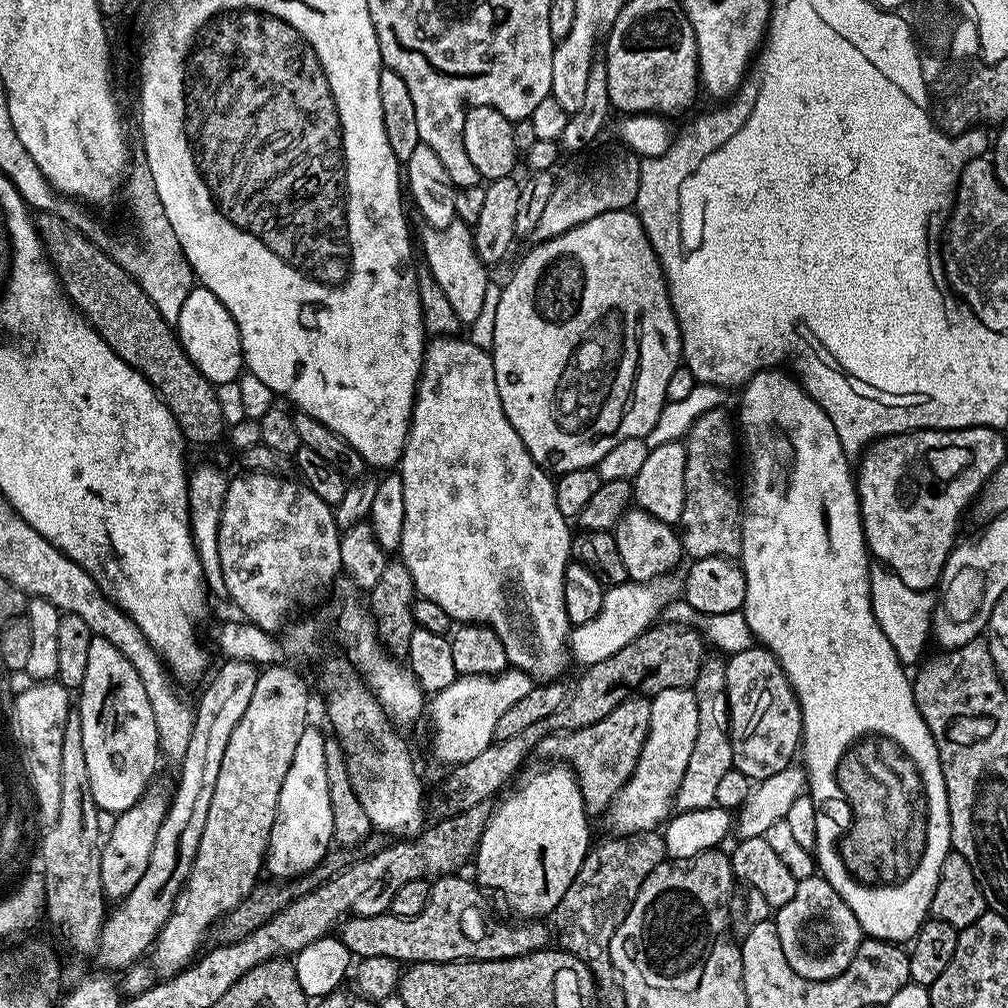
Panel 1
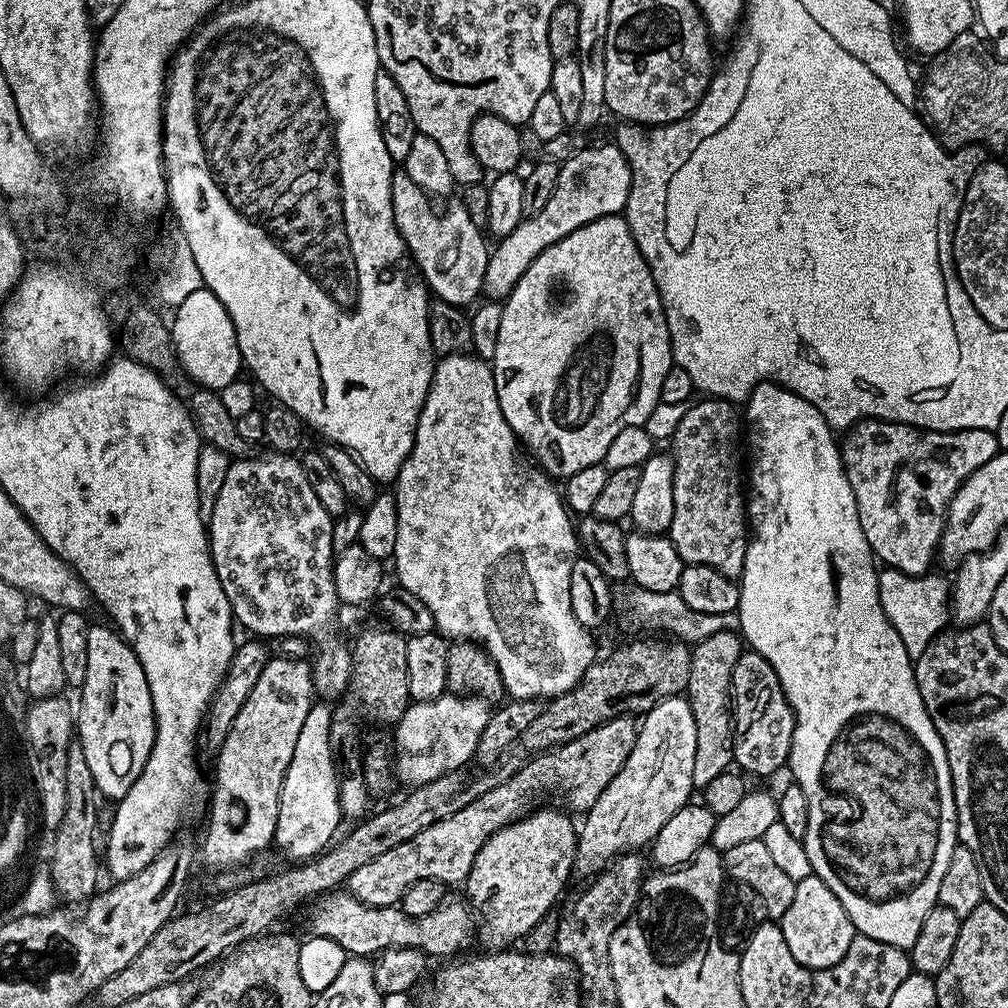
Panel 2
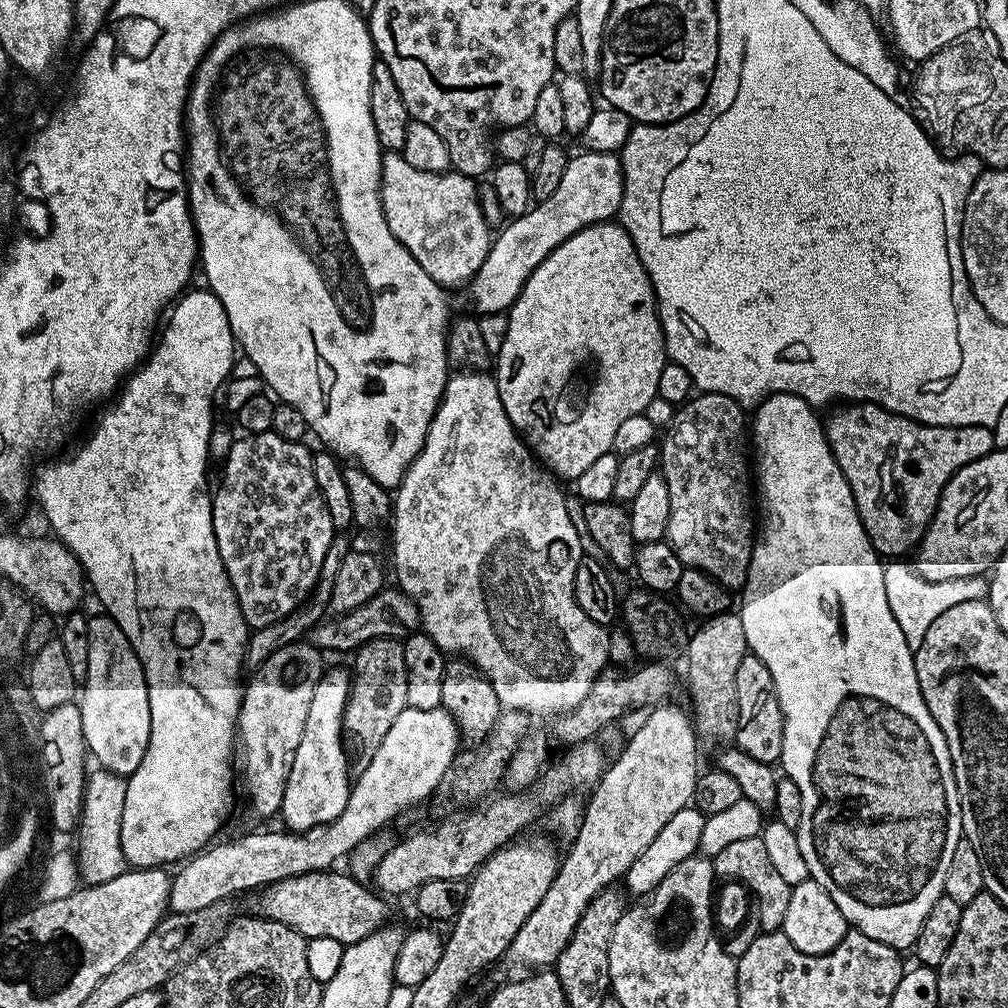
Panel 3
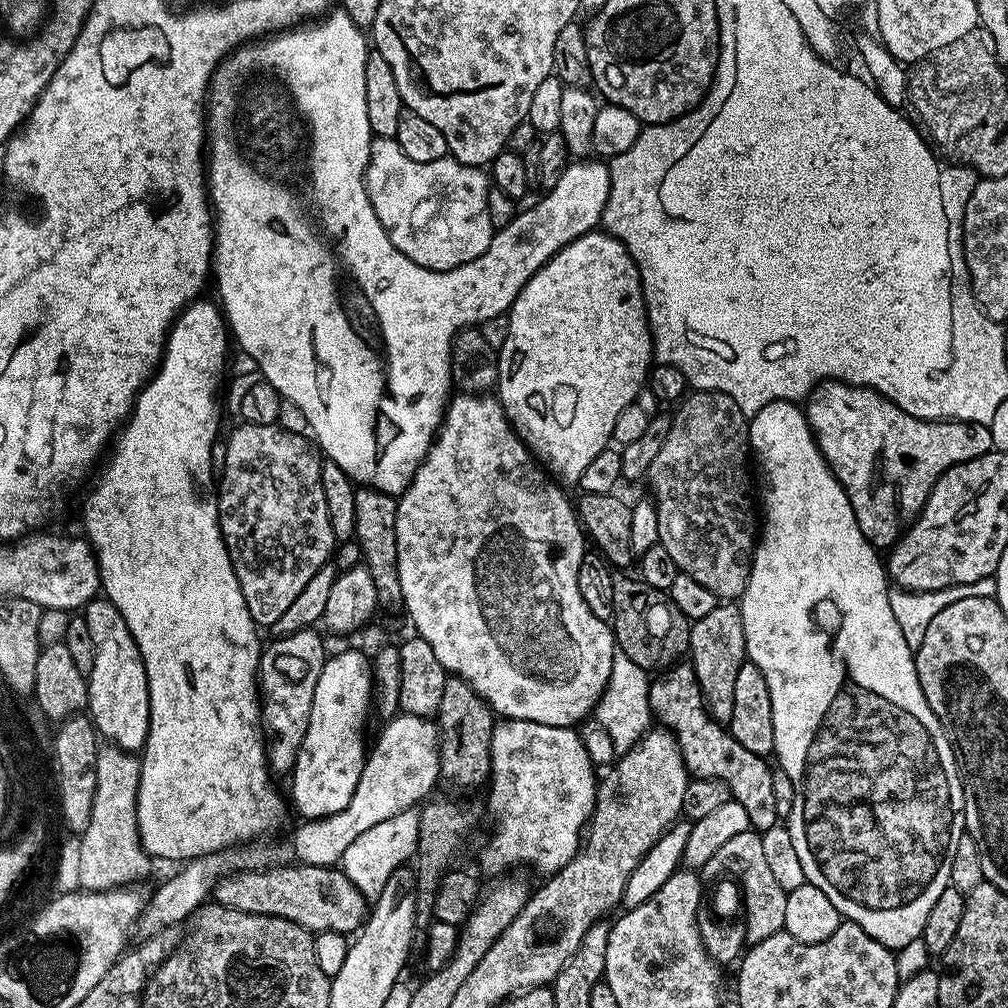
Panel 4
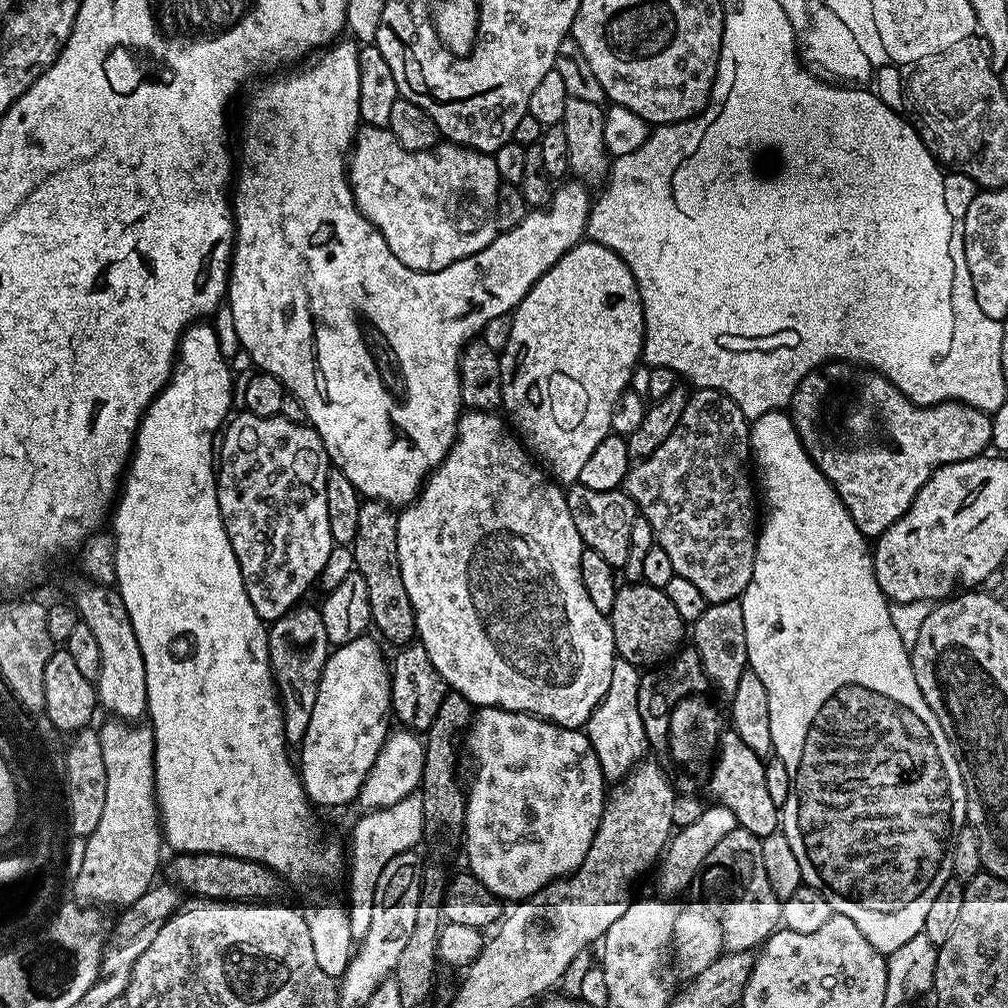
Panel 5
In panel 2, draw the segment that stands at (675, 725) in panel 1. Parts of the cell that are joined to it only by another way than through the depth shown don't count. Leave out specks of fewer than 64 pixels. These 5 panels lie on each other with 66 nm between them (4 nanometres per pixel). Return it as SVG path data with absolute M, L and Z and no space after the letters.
M683 695L671 696L658 702L649 712L643 713L636 729L634 750L630 750L630 758L622 762L622 770L614 774L614 782L602 790L598 802L583 813L576 837L575 871L591 878L603 868L607 868L617 856L626 852L636 852L640 847L651 845L652 839L682 810L685 804L693 799L694 789L692 775L694 774L694 750L698 746L698 730L694 730L694 714L690 710L687 699Z

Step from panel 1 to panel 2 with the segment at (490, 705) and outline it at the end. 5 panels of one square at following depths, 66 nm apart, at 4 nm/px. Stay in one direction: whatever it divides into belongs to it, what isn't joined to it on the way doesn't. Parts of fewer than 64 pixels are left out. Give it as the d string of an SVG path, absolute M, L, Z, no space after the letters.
M445 694L437 700L417 700L409 703L402 718L396 721L396 756L394 755L394 772L407 786L417 786L442 778L448 772L459 773L467 760L471 761L478 746L478 738L482 738L482 730L486 730L486 722L490 715L490 704L478 696L458 696Z

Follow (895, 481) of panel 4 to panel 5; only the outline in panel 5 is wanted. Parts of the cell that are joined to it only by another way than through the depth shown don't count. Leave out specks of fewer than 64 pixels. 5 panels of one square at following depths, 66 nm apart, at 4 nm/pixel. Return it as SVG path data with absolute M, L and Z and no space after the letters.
M829 362L802 377L800 385L792 396L790 415L796 427L796 432L804 443L805 450L818 466L818 470L822 470L822 474L832 483L834 490L840 495L840 501L846 506L850 518L854 518L858 530L866 538L878 537L890 526L894 526L894 522L898 522L898 518L902 518L902 514L906 514L906 510L912 505L912 499L916 497L918 490L922 490L922 486L930 478L930 474L934 474L934 470L959 460L969 460L975 456L983 456L989 451L992 443L992 418L989 413L979 412L976 408L971 408L969 404L957 404L955 402L929 404L927 406L912 404L885 376L872 371L867 366L857 366L851 362Z

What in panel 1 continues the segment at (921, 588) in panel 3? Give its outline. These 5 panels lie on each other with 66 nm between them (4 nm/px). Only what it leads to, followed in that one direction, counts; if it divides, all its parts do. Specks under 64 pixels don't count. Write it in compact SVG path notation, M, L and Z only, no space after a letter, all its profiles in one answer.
M876 566L871 569L872 582L872 609L874 618L882 626L882 634L890 640L890 646L898 654L900 663L905 666L919 665L925 655L924 647L932 636L932 612L936 609L936 596L925 594L906 586L902 578L898 578L893 572Z

